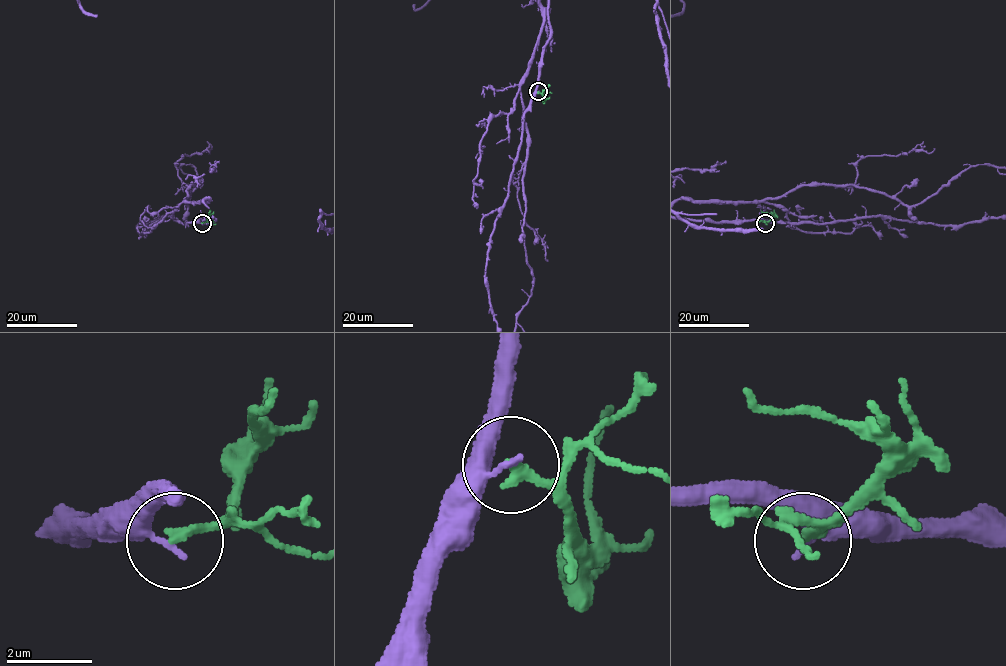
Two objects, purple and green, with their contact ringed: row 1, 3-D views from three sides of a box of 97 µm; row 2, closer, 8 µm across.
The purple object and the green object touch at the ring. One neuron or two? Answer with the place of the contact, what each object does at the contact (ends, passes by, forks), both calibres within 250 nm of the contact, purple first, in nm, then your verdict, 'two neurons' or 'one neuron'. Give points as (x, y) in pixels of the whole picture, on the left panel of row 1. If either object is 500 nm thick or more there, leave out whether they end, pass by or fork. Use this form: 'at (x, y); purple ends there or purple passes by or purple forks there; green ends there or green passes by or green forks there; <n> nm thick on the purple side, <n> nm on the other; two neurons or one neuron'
at (202, 223); purple ends there; green ends there; 280 nm thick on the purple side, 260 nm on the other; two neurons

